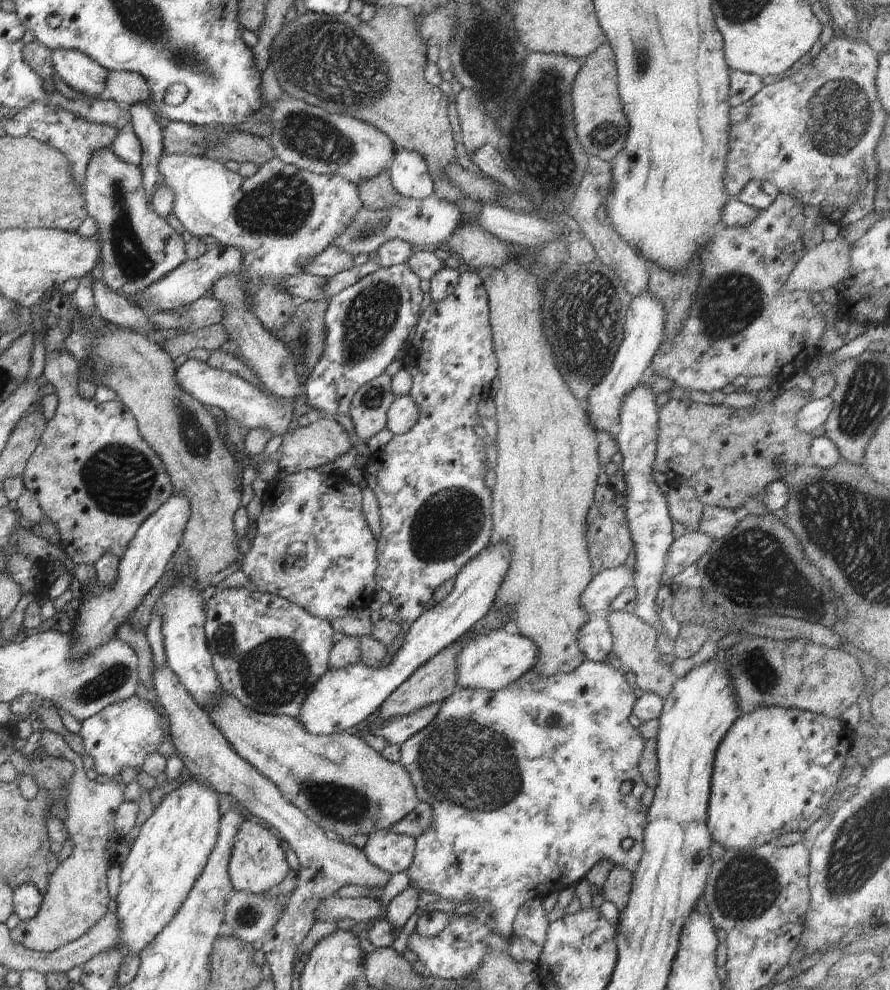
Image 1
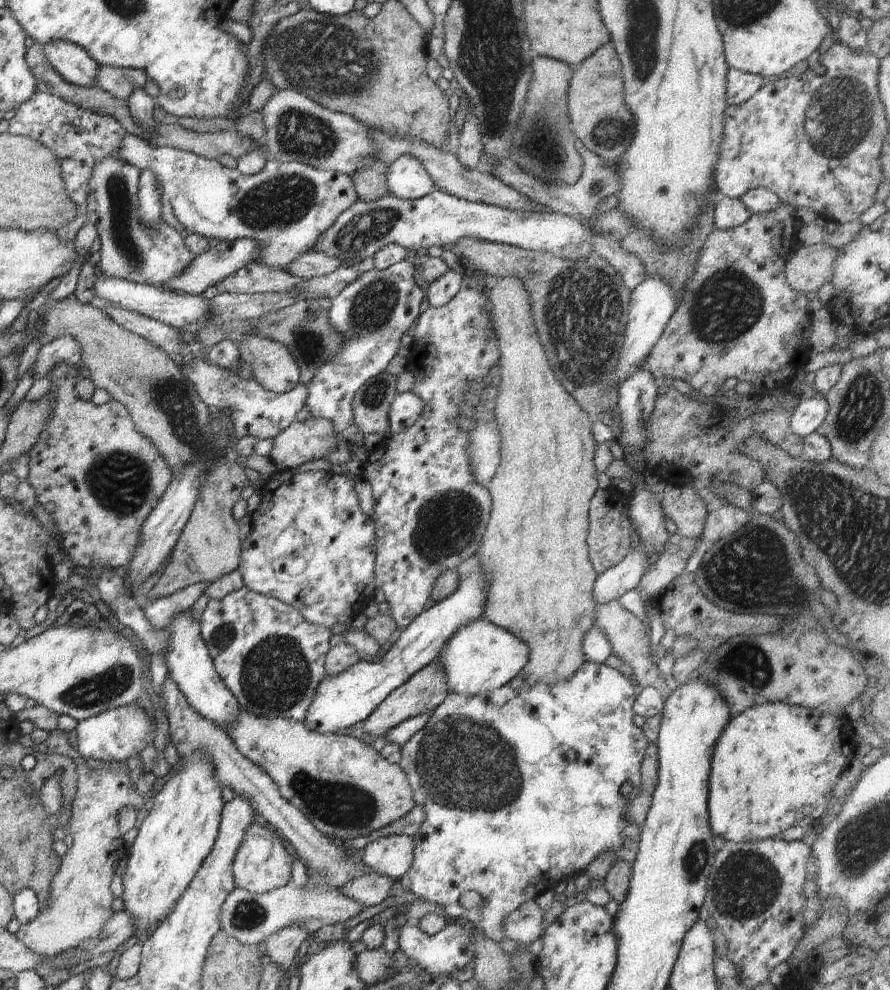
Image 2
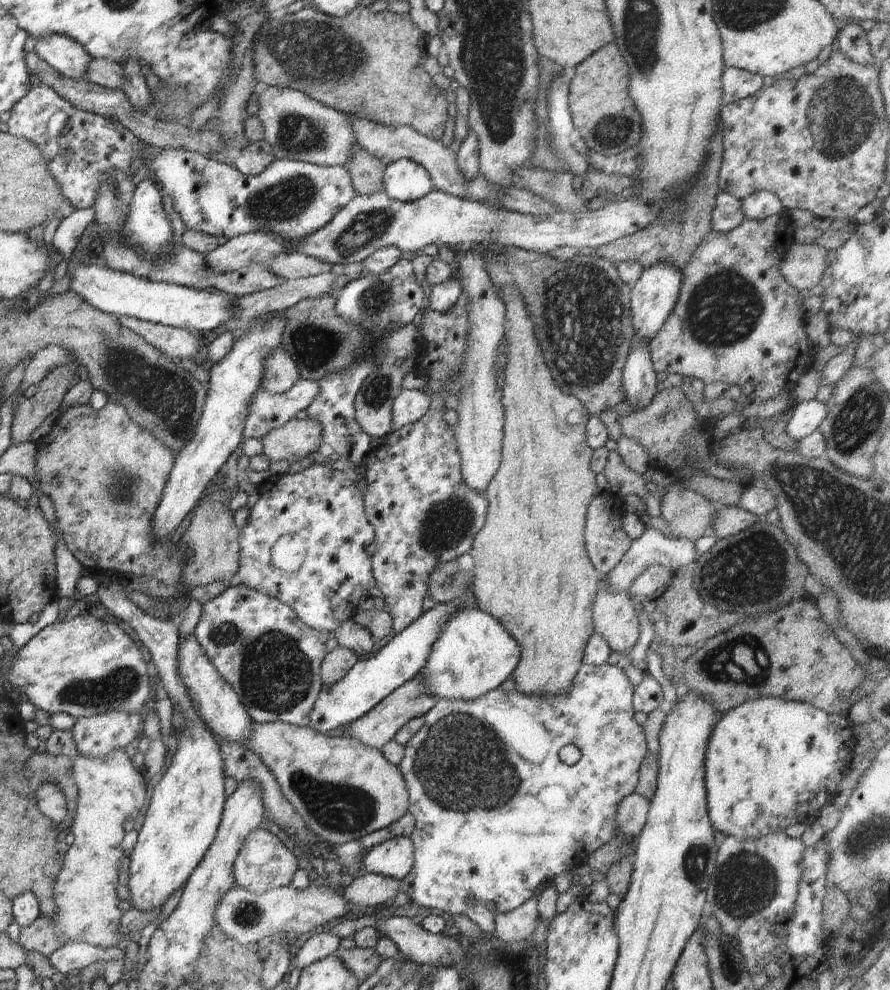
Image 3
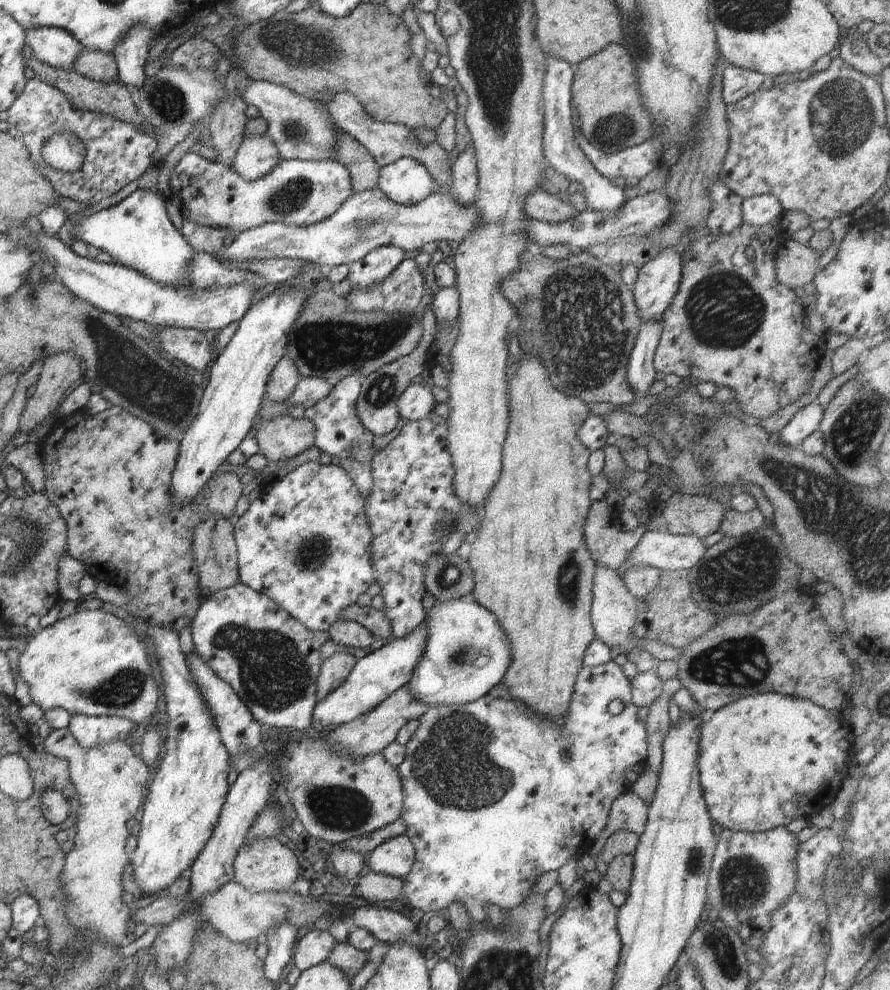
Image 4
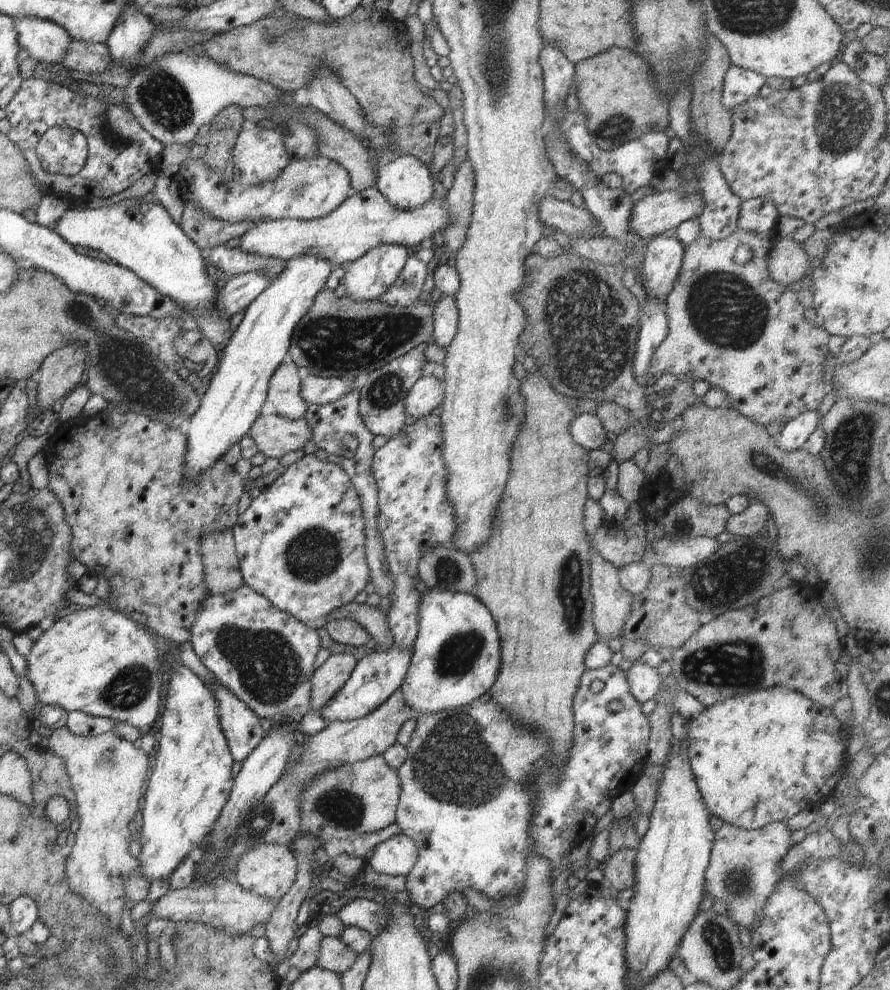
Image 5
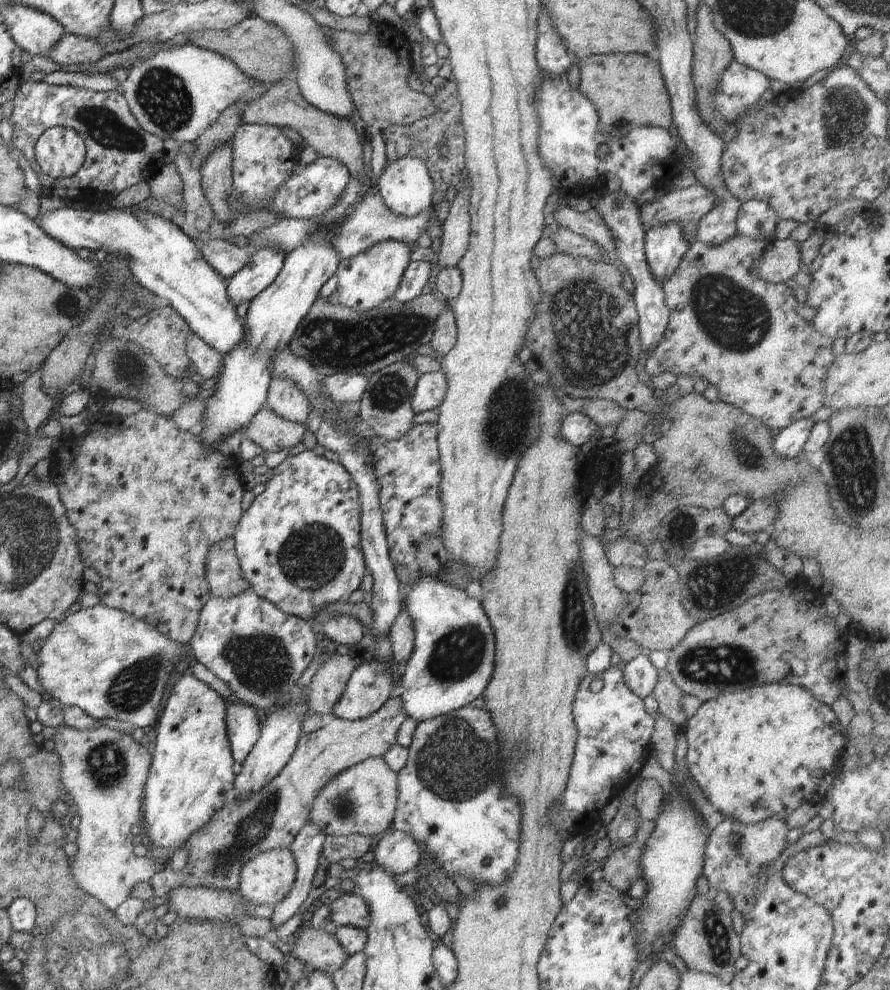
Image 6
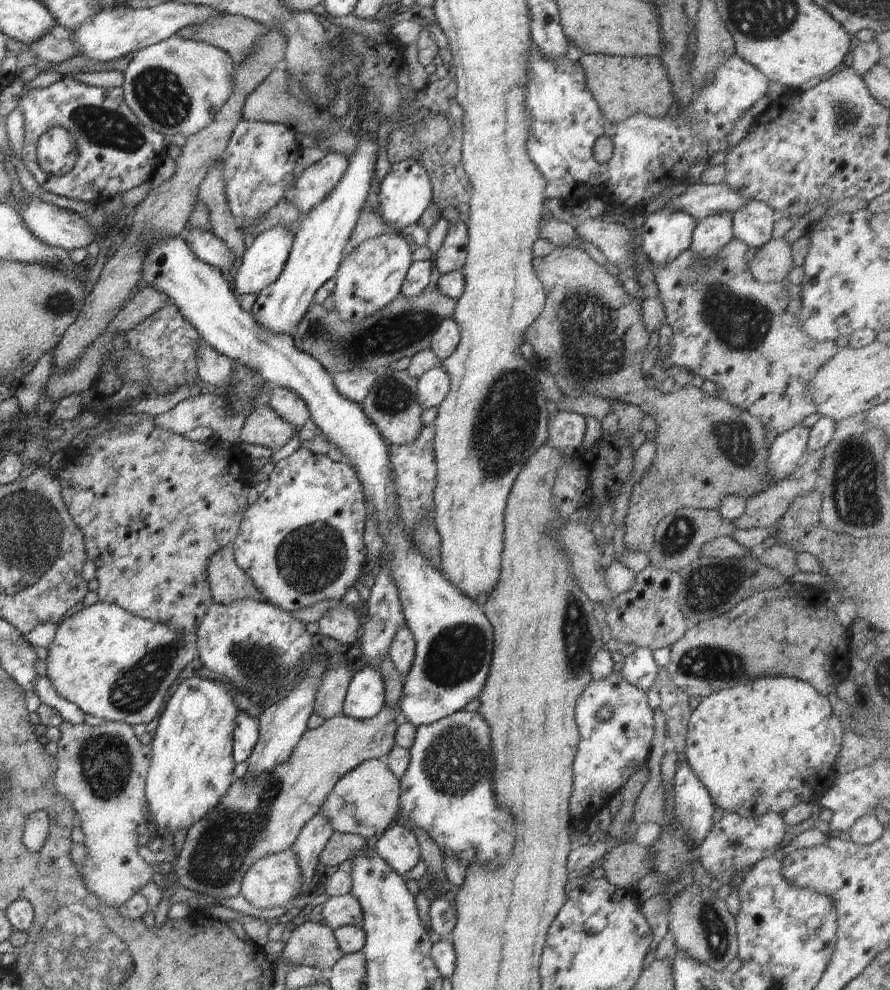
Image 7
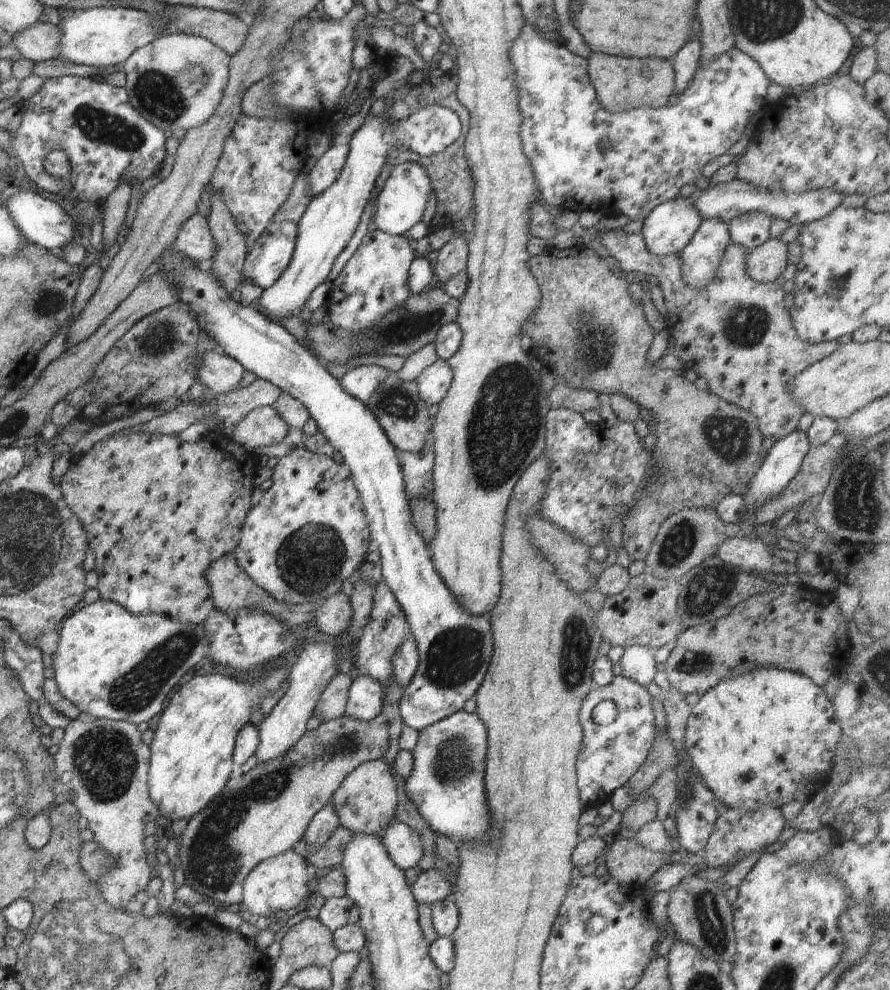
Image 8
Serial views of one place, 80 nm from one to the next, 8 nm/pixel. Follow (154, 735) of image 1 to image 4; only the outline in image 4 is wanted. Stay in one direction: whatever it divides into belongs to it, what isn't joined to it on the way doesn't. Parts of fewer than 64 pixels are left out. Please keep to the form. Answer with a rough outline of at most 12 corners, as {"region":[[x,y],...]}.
{"region":[[72,715],[86,751],[125,741],[135,724],[115,715]]}

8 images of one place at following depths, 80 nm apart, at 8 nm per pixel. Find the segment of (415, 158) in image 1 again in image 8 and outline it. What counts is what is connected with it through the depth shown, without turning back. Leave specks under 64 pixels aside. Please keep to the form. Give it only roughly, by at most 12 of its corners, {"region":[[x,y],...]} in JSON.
{"region":[[394,165],[374,224],[400,236],[421,221],[432,192],[425,168]]}

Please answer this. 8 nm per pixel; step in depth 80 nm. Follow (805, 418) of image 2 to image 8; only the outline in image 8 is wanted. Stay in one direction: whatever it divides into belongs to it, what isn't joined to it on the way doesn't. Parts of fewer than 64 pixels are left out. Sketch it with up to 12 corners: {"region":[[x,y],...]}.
{"region":[[800,429],[778,439],[752,477],[745,510],[781,493],[812,448]]}

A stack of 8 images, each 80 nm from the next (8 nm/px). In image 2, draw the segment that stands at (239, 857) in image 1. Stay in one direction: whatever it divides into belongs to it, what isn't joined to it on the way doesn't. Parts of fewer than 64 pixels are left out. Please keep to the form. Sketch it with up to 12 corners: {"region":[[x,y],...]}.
{"region":[[257,821],[233,863],[234,887],[253,894],[292,883],[295,856]]}

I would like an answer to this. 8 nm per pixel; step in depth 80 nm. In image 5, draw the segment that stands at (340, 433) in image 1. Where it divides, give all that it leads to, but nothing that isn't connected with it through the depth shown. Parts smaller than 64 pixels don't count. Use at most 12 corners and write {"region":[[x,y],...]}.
{"region":[[260,414],[247,435],[278,459],[313,437],[306,419]]}

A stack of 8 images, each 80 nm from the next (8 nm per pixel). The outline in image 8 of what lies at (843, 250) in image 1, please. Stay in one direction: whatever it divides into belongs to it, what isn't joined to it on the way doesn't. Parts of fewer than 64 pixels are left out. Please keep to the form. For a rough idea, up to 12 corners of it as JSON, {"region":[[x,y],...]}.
{"region":[[768,239],[750,250],[747,273],[777,281],[789,262],[787,244]]}

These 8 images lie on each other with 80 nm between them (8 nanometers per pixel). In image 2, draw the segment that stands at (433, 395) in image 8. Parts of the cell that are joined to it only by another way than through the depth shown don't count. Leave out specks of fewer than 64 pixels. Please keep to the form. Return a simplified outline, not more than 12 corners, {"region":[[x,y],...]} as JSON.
{"region":[[414,392],[398,393],[388,421],[390,433],[413,426],[424,412]]}

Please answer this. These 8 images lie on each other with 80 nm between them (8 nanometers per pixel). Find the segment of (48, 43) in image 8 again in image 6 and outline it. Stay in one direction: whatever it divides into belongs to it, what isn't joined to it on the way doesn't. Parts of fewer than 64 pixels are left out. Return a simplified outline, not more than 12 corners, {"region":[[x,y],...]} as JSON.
{"region":[[65,32],[48,57],[58,64],[94,64],[98,41]]}

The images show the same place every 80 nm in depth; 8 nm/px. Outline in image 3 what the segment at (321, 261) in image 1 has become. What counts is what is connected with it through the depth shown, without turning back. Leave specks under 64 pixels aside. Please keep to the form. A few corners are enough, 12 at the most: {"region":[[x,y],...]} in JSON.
{"region":[[280,255],[266,266],[286,281],[331,273],[310,256]]}

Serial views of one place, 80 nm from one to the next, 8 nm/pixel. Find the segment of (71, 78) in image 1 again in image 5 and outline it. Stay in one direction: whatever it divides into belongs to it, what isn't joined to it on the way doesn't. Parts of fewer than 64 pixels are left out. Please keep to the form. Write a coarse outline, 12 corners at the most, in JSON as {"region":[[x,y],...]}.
{"region":[[13,19],[36,62],[62,64],[73,39],[58,23]]}

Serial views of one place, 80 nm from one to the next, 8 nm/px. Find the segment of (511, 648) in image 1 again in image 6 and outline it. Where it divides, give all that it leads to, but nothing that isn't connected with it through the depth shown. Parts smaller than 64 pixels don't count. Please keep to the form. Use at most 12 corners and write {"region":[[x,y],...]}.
{"region":[[420,573],[397,695],[419,723],[468,706],[494,672],[481,602]]}

